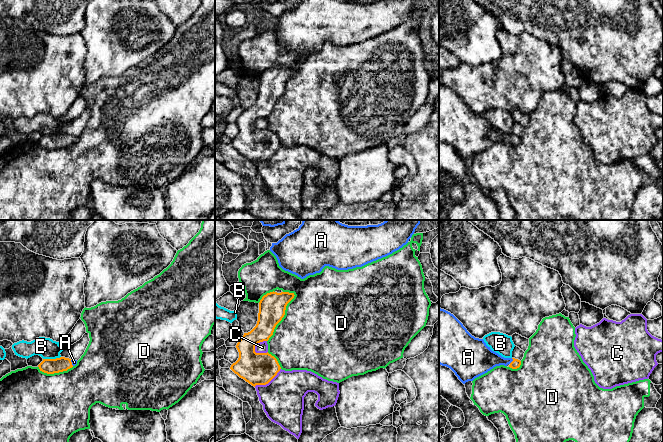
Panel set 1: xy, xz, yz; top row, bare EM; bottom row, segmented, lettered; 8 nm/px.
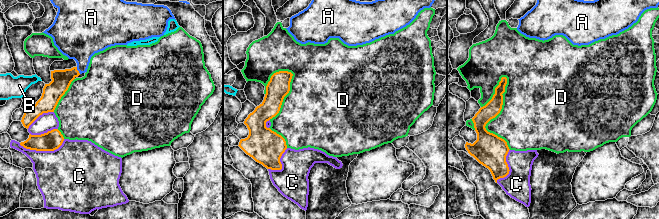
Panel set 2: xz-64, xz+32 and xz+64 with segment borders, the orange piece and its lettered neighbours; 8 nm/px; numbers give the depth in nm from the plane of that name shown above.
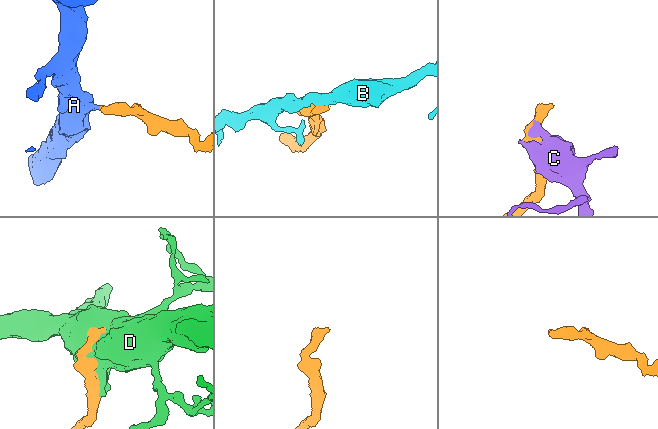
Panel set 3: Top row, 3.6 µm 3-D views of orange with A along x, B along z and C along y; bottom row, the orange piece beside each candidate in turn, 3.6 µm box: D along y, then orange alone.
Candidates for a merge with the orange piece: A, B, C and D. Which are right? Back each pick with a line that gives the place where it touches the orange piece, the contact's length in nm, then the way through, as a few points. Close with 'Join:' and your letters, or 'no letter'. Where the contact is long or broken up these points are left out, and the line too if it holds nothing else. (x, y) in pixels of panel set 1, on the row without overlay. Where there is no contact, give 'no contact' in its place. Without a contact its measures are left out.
A: contact yz (512, 137); length 50 nm; way yz (516, 139), (512, 137), (481, 135)
Join: A

